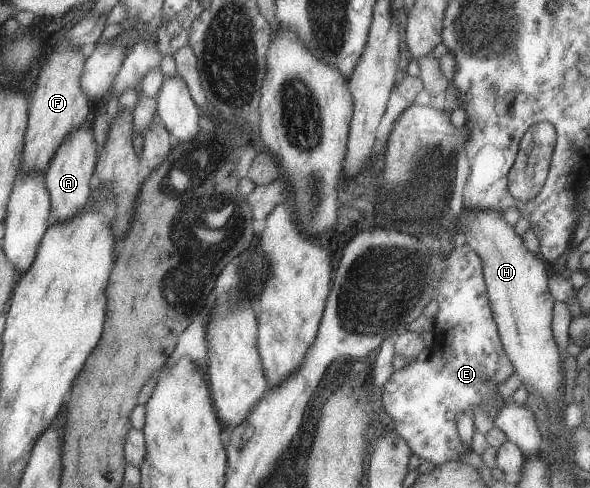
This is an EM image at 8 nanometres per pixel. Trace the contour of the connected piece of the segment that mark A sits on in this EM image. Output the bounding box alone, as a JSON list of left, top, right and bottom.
[43,119,97,222]

